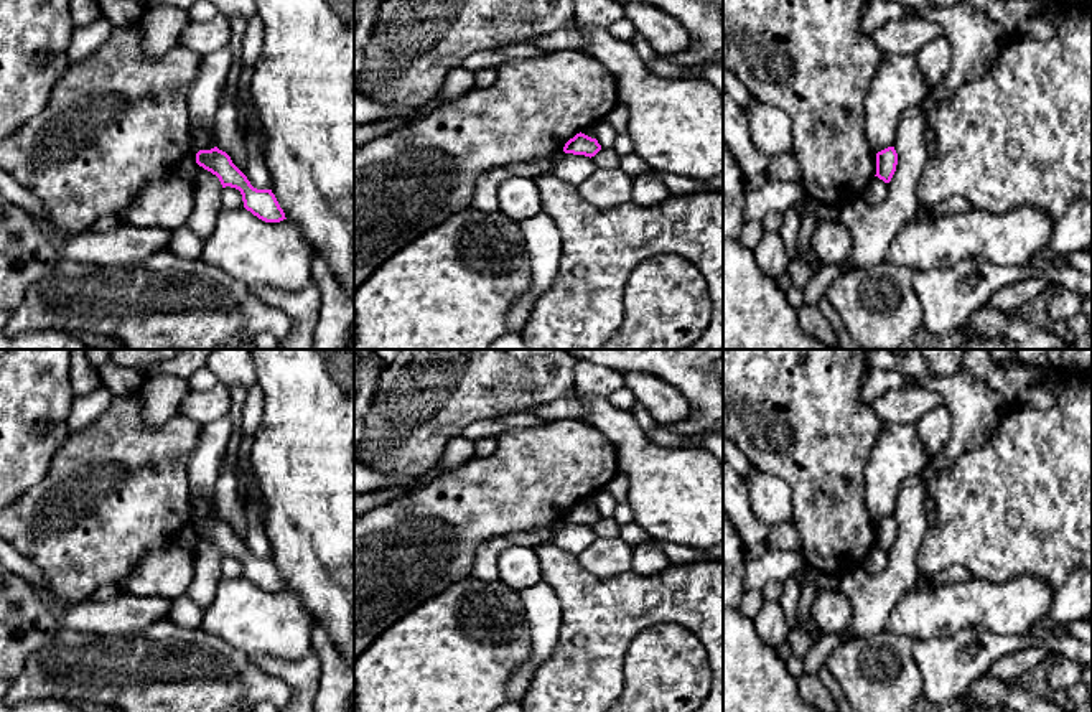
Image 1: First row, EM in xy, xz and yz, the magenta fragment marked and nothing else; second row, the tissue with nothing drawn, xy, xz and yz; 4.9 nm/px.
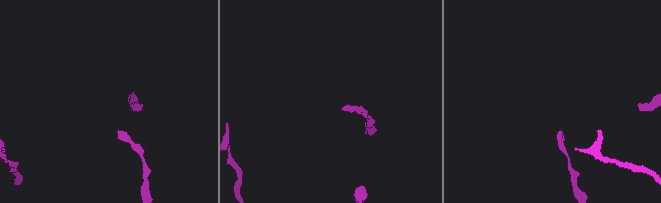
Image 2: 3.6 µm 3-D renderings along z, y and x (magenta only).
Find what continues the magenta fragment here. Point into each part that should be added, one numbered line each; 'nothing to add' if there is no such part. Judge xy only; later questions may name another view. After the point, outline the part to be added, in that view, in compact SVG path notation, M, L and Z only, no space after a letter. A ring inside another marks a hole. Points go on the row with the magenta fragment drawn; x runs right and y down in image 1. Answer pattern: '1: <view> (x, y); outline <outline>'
nothing to add

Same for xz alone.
nothing to add

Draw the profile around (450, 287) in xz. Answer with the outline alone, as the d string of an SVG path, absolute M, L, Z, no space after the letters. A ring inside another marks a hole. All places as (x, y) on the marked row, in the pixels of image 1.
M464 209L412 239L354 292L354 349L491 349L509 333L506 315L529 283L519 221L501 211Z

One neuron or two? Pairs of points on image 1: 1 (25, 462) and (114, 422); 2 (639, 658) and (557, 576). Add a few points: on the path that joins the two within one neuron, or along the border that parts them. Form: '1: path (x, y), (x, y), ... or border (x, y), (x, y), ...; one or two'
1: border (70, 432), (42, 478); two
2: border (661, 623), (644, 627), (630, 643), (621, 684); two

